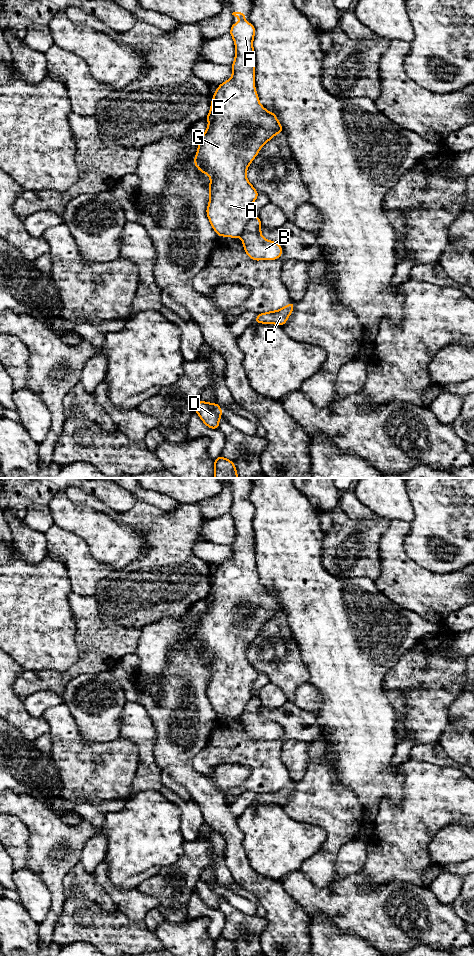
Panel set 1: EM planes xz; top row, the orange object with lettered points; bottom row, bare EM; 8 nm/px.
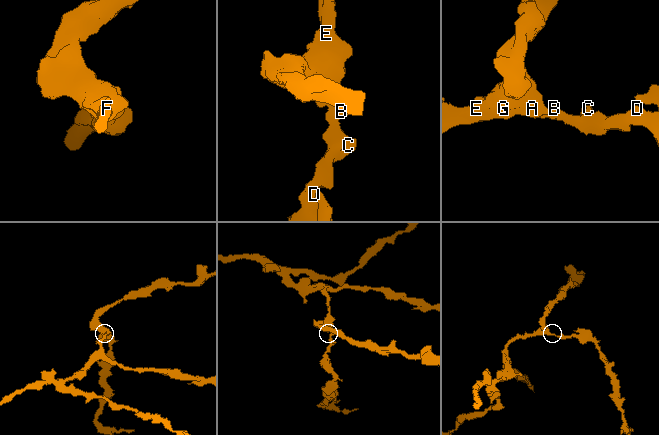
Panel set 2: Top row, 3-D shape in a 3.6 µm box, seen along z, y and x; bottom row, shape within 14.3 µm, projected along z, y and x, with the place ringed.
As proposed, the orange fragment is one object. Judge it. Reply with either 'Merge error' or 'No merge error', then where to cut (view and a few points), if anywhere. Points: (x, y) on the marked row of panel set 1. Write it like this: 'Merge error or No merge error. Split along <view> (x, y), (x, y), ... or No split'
Merge error. Split along xz (253, 216), (239, 236)

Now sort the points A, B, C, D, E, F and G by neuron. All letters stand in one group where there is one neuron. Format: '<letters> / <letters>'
A E F G / B C D

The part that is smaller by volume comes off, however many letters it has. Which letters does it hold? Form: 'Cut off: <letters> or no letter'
Cut off: B, C, D

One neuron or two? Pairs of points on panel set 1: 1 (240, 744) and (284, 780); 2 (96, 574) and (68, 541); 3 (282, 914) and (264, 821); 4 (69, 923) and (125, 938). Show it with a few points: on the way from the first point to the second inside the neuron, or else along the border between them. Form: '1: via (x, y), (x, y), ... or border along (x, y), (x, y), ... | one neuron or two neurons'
1: via (251, 753), (273, 773) | one neuron
2: via (88, 567), (71, 549) | one neuron
3: border along (253, 870), (264, 877), (279, 880) | two neurons
4: via (83, 929), (103, 929), (111, 933) | one neuron

